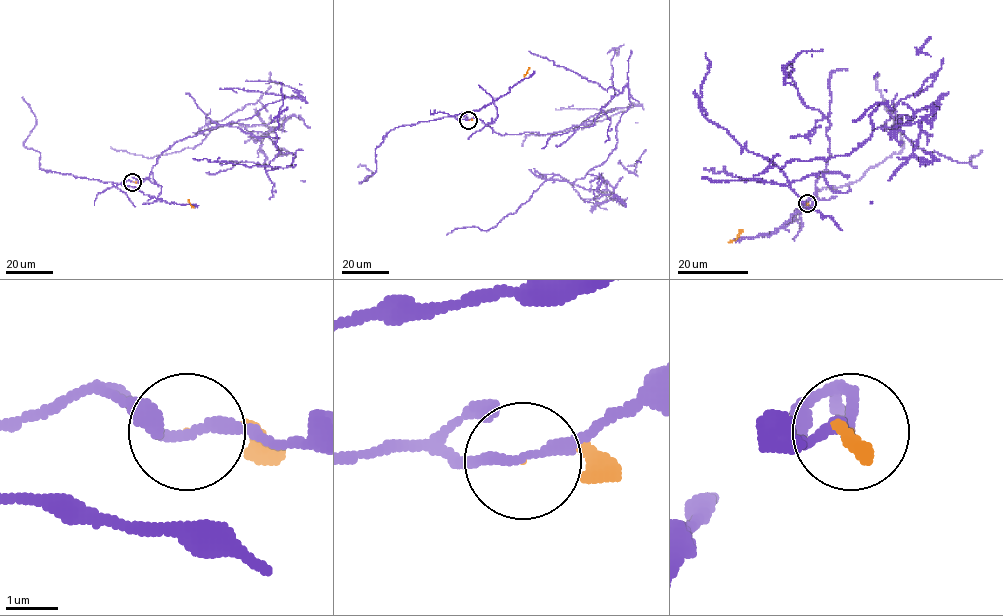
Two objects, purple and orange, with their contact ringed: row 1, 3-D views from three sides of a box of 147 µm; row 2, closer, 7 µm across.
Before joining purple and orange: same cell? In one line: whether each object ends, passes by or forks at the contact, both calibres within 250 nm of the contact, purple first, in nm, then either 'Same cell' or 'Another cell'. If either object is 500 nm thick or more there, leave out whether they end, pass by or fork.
At the ring purple passes by. At the ring orange ends. Thickness 200 nm (purple) against 30 nm. Another cell

